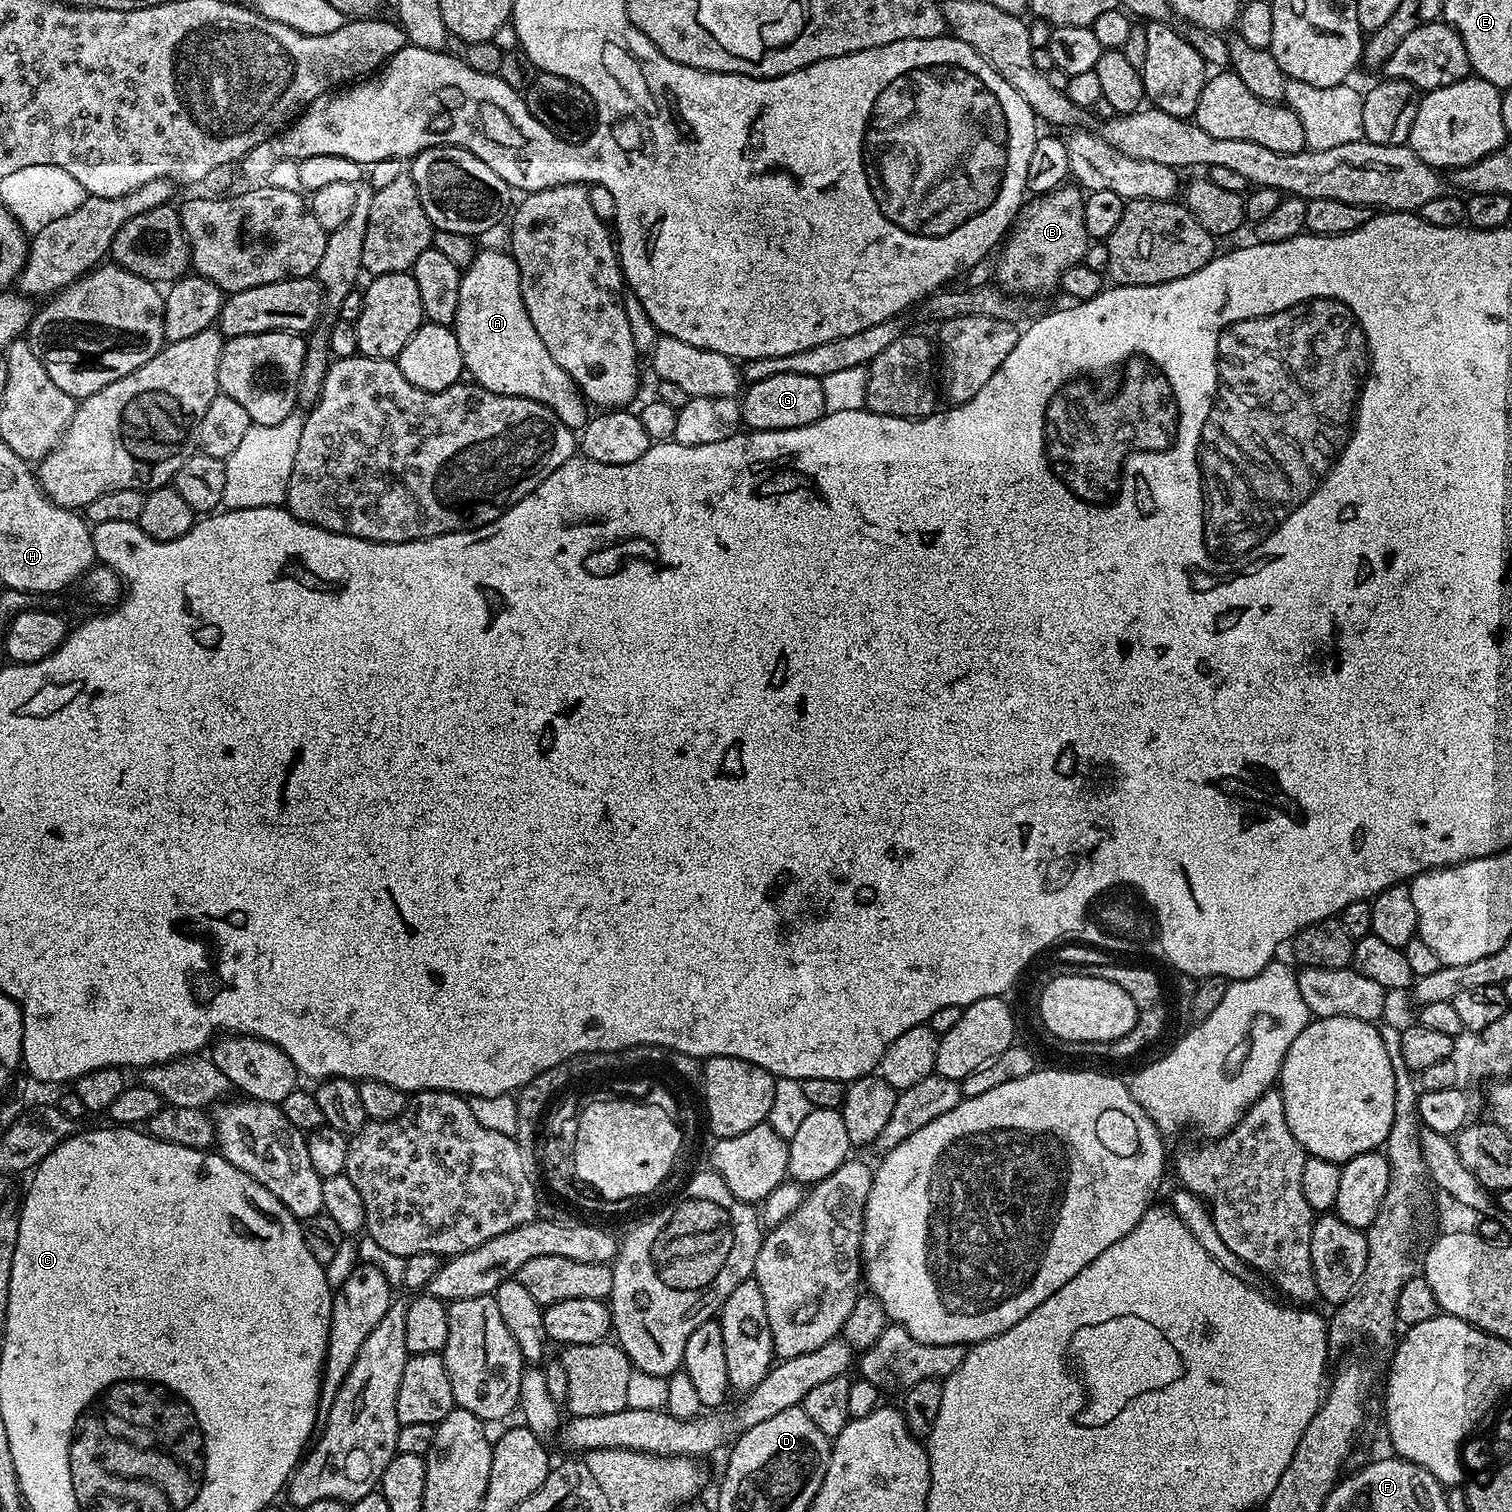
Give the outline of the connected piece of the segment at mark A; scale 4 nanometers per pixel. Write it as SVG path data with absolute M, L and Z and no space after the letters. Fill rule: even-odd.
M477 251L472 265L463 269L454 331L467 375L480 387L503 396L530 398L558 414L570 429L580 430L588 423L590 408L580 388L550 358L550 350L542 346L542 338L526 314L518 266L507 251Z

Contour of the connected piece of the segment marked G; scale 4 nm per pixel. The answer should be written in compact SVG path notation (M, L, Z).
M784 373L754 381L742 396L740 415L749 429L770 434L774 430L801 428L825 415L821 379L806 374Z

